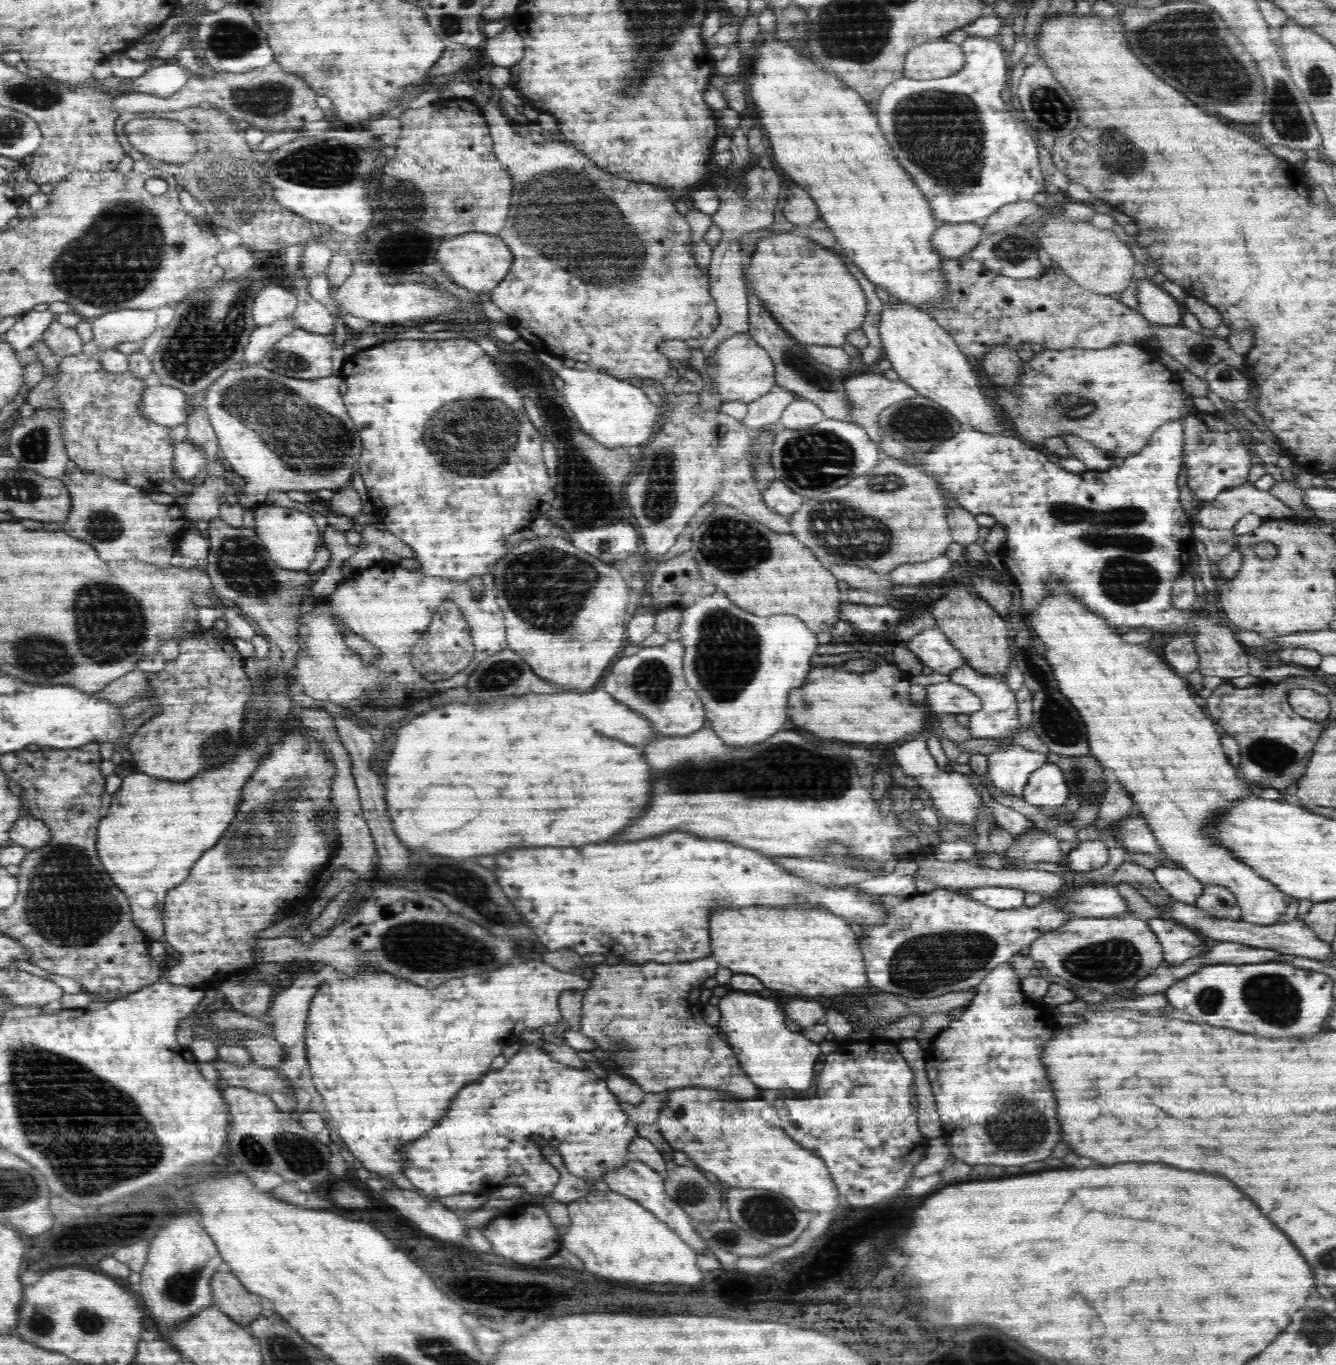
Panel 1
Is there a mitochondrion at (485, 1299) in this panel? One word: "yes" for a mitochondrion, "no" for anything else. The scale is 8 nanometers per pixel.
no

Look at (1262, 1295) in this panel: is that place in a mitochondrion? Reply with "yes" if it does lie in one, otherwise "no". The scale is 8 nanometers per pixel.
no

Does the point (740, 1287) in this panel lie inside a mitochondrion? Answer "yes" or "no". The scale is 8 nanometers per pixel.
no

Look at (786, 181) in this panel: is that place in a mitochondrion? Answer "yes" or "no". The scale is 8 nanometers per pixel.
no

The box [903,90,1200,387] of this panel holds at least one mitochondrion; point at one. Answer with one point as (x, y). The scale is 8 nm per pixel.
(1115, 139)

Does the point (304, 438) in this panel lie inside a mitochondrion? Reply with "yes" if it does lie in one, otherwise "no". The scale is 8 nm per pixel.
yes

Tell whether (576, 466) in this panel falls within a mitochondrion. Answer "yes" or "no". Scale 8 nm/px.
yes

